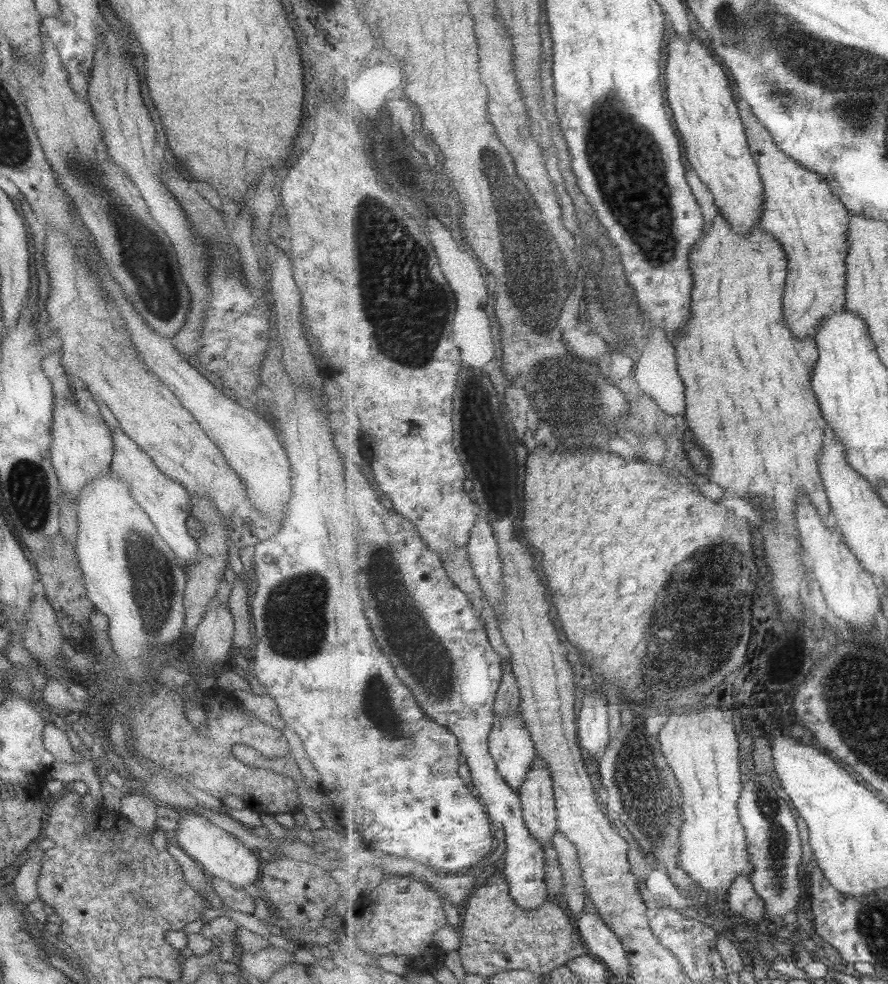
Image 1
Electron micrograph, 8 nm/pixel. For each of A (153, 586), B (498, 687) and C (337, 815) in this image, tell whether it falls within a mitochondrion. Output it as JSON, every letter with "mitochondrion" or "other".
{"A":"mitochondrion","B":"other","C":"other"}

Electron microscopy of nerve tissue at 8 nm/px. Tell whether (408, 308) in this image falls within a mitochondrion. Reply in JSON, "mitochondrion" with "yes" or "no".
{"mitochondrion":"yes"}

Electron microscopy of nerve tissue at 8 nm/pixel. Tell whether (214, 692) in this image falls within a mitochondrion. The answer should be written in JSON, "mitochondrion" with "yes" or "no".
{"mitochondrion":"no"}

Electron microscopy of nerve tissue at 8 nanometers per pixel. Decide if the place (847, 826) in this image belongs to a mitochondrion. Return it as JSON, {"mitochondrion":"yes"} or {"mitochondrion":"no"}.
{"mitochondrion":"no"}

